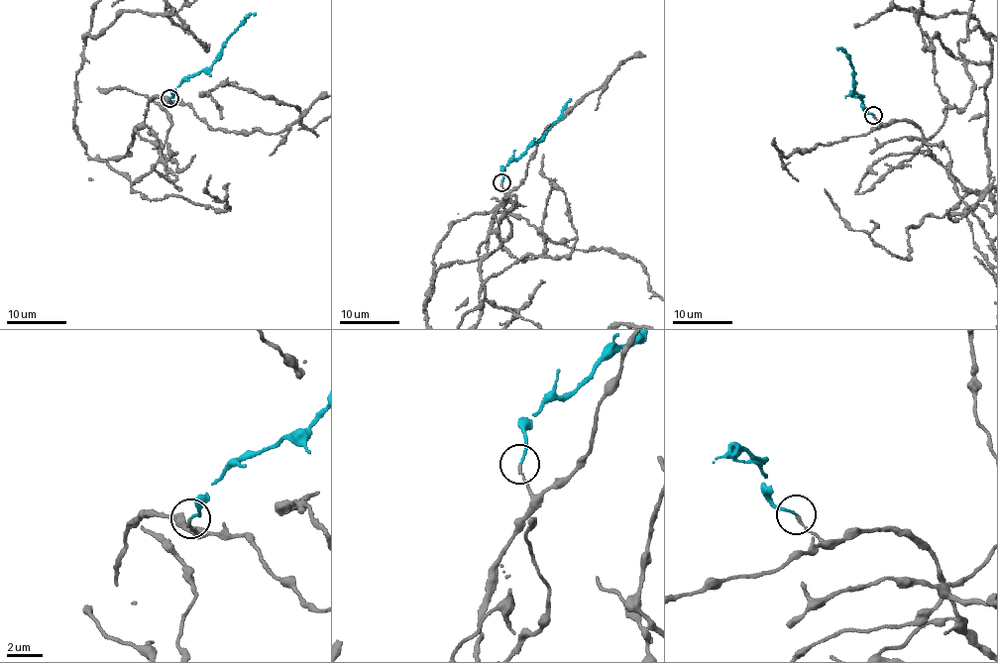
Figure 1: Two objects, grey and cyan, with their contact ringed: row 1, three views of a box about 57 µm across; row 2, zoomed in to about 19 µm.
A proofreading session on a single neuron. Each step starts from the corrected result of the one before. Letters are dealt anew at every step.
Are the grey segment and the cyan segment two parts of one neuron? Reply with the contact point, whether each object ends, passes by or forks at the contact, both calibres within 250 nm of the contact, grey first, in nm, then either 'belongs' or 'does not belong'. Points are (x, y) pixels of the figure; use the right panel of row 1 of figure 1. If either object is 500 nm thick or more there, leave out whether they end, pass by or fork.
at (873, 115); grey ends there; cyan ends there; 160 nm thick on the grey side, 110 nm on the other; belongs

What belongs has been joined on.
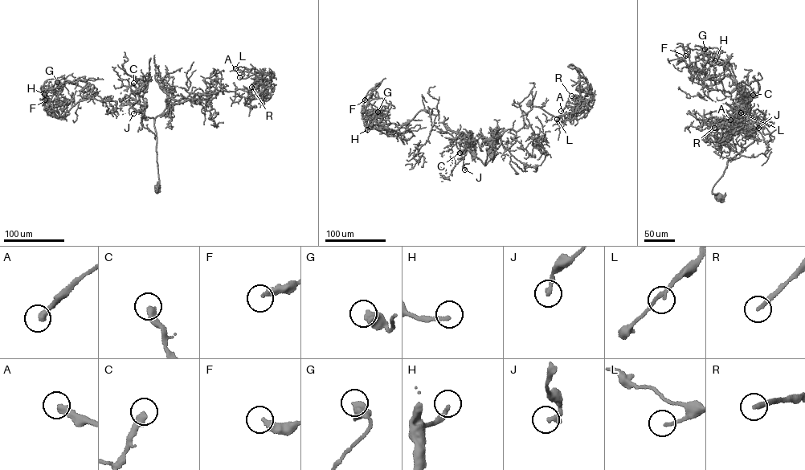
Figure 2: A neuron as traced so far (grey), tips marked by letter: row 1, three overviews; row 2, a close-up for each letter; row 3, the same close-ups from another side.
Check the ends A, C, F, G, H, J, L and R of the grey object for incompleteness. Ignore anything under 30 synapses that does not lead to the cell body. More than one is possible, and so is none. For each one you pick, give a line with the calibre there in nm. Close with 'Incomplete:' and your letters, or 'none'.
A: calibre 340 nm
H: calibre 200 nm
L: calibre 140 nm
R: calibre 220 nm
Incomplete: A, H, L, R

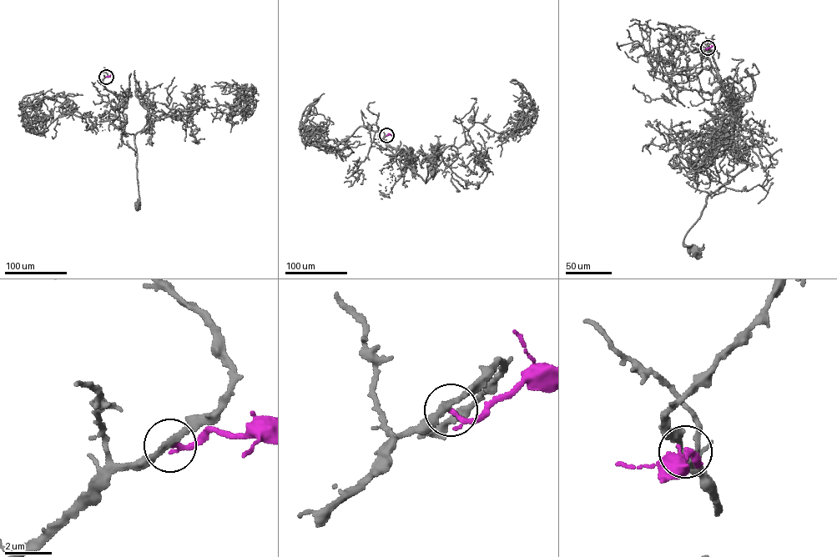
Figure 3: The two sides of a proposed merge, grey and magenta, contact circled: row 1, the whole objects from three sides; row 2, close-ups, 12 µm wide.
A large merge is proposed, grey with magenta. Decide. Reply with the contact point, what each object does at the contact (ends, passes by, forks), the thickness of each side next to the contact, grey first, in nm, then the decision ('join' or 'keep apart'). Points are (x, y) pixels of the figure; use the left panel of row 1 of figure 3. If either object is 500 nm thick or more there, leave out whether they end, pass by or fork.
place (106, 77); grey passes by; magenta ends; calibres 220 and 220 nm; keep apart

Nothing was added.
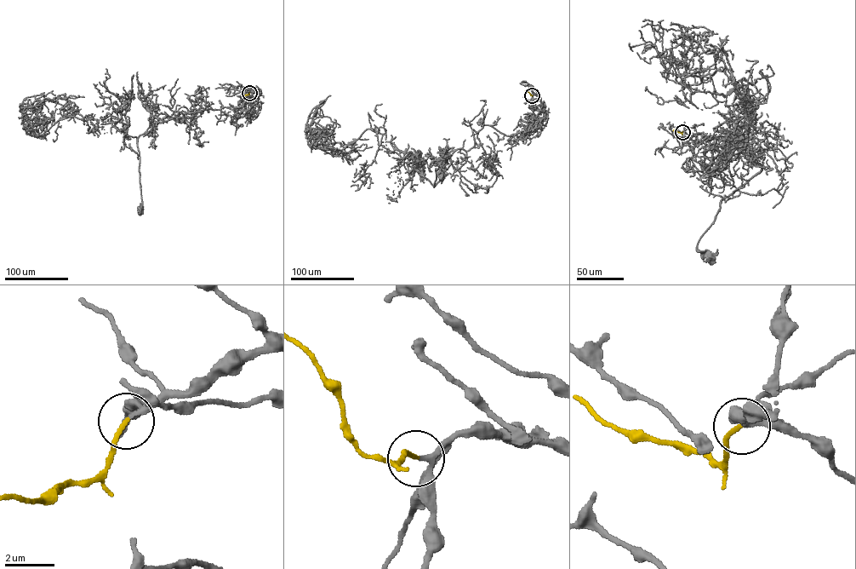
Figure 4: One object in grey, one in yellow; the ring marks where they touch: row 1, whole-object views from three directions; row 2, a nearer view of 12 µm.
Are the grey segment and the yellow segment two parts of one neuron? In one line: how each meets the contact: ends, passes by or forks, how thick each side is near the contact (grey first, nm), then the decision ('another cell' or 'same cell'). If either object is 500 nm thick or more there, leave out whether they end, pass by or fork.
grey passes by; yellow ends there; 170 nm thick on the grey side, 170 nm on the other; same cell

